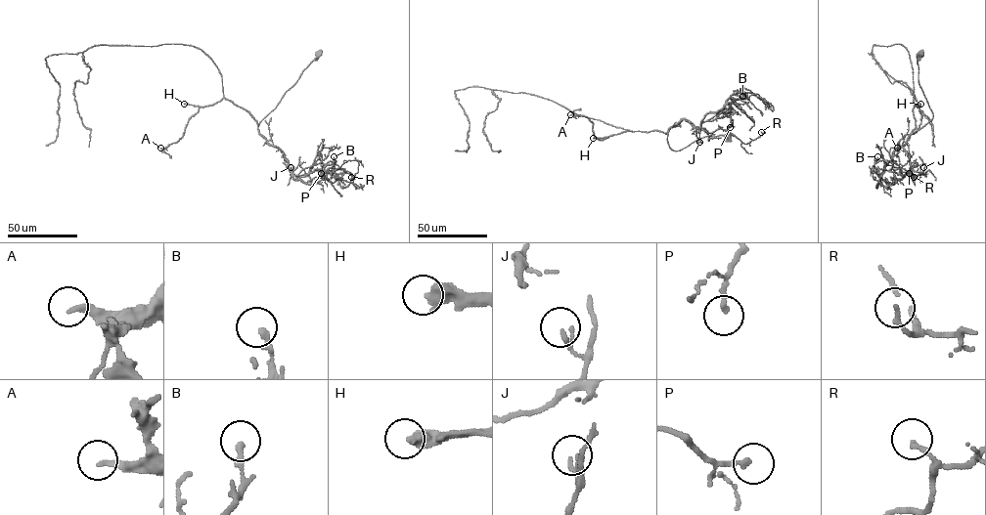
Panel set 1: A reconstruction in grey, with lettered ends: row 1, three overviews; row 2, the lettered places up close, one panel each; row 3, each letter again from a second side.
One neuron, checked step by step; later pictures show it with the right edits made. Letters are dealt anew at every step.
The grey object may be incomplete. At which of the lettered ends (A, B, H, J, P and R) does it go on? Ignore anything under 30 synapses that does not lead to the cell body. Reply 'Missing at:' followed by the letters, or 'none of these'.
Missing at: A, H

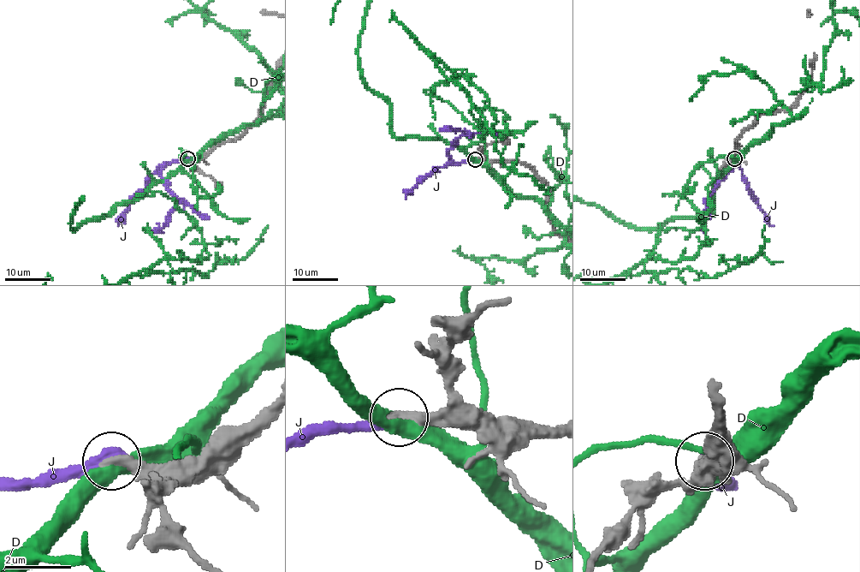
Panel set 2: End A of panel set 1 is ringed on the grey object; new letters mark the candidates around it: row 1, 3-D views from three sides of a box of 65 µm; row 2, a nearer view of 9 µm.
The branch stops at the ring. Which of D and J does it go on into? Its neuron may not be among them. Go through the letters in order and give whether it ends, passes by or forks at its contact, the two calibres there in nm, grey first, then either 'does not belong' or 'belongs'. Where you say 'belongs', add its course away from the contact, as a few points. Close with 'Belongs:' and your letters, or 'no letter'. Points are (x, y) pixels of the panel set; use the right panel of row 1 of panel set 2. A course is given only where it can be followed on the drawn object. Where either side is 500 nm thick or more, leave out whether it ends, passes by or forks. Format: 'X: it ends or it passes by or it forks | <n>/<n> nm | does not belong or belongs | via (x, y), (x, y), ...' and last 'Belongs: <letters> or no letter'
D: it passes by | 400/480 nm | does not belong
J: it ends | 360/400 nm | belongs
Belongs: J

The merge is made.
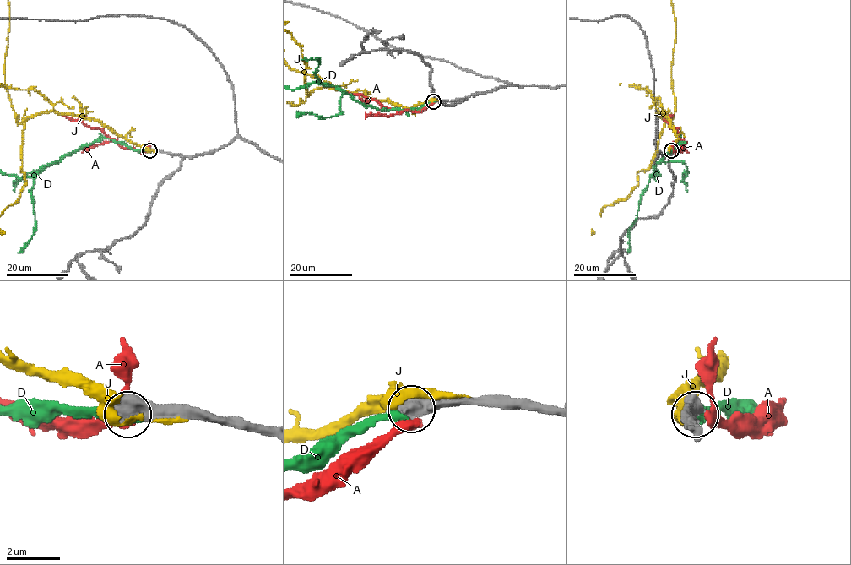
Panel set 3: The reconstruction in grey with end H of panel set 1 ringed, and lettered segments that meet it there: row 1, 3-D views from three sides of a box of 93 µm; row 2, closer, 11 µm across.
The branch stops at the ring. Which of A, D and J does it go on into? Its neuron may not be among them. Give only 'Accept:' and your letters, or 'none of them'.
Accept: D

